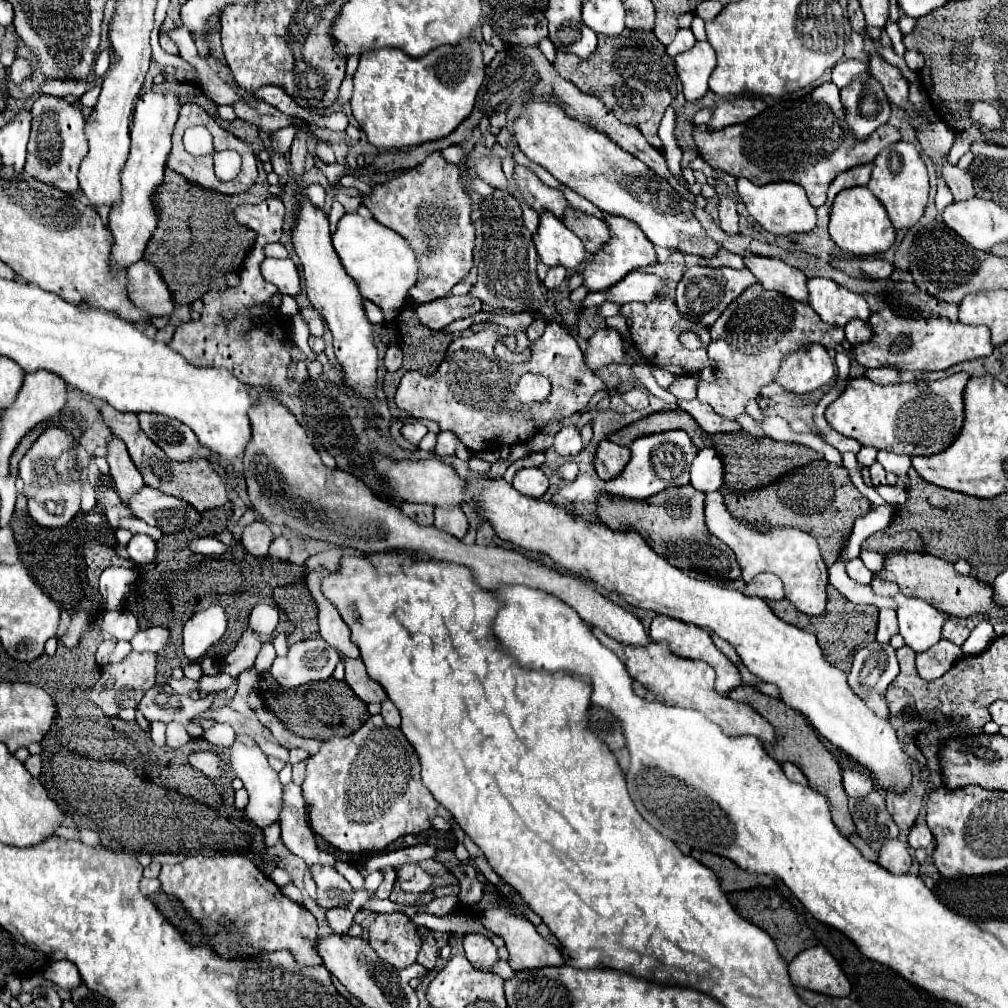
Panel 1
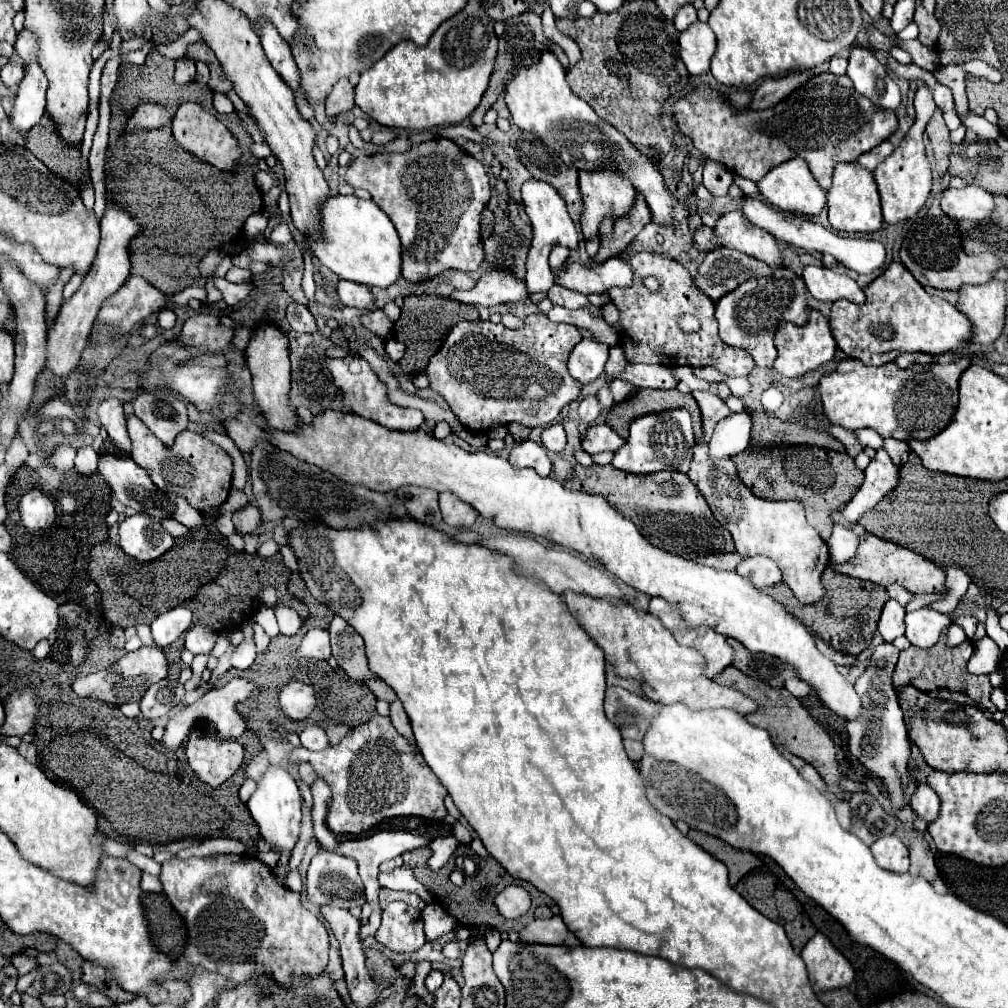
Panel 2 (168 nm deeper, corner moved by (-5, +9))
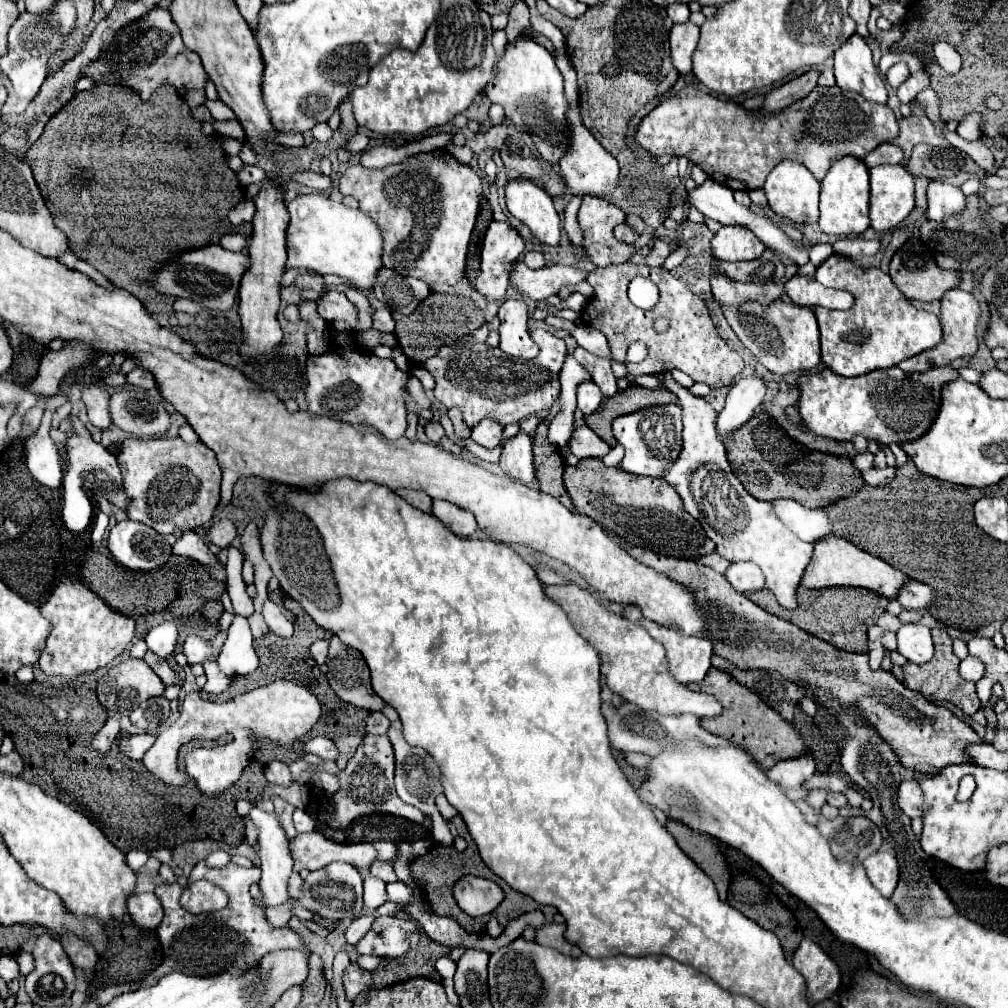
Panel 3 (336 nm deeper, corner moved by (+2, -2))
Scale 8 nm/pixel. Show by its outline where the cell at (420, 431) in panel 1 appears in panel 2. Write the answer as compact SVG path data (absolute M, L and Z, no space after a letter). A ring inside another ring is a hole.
M345 356L345 358L327 358L327 366L333 374L335 384L341 388L343 392L343 402L359 416L369 418L379 422L381 426L393 428L393 430L403 430L403 432L411 432L411 430L419 430L421 424L425 422L425 416L421 410L413 410L413 408L399 408L395 404L389 402L387 398L387 388L383 382L379 382L379 378L375 376L375 372L369 368L369 364L359 358L359 356Z

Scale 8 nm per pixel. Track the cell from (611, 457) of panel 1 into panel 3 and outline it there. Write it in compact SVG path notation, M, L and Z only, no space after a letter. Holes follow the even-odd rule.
M586 425L574 429L568 447L570 447L570 451L572 451L578 459L604 457L604 455L610 451L608 443L604 443L604 441L602 441L590 427L586 427Z

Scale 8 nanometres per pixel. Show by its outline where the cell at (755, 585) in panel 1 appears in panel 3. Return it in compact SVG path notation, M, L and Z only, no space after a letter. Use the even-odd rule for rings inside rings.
M732 563L724 577L732 583L732 587L740 593L752 593L764 587L764 575L758 565L754 563Z

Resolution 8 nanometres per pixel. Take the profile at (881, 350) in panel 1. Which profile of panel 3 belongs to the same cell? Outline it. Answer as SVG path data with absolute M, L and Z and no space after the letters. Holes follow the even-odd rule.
M830 255L818 269L816 279L834 289L846 289L854 295L854 305L848 311L830 311L816 307L820 325L822 363L836 375L856 377L874 369L886 369L900 361L914 357L926 349L936 347L942 339L942 327L934 313L918 311L892 283L890 275L876 267L858 267L852 259Z

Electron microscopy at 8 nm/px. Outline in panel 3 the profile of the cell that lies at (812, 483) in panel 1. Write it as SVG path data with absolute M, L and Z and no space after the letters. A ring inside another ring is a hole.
M766 411L756 413L740 431L728 435L724 445L732 473L740 479L744 489L760 501L784 497L794 499L804 507L820 509L864 487L862 473L852 465L850 457L836 457L804 447L784 433L784 429Z

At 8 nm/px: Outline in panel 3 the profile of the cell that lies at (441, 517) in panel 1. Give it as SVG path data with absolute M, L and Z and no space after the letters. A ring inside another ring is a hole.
M436 499L436 501L432 503L432 513L434 513L448 529L452 529L452 531L454 531L456 535L460 535L460 537L470 537L470 535L478 529L476 519L474 519L472 513L468 513L468 511L456 507L456 505L452 505L452 503L448 503L448 501Z

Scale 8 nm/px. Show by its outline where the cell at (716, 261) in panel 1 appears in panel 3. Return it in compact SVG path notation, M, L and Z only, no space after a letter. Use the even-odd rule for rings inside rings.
M656 239L654 247L650 249L650 253L646 255L646 265L650 267L662 267L664 259L670 255L670 241L664 239Z

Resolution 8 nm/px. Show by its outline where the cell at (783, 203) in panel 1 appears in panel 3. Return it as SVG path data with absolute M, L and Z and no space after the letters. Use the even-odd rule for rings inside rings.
M780 161L772 173L768 175L766 183L764 183L764 191L768 197L768 205L770 209L780 215L780 217L788 217L794 223L814 223L818 221L818 193L820 193L820 183L816 181L816 177L812 177L812 173L802 165L802 163L794 163L794 161Z

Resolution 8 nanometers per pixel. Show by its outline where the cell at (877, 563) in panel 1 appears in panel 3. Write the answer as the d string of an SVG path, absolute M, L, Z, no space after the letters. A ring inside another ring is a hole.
M774 499L774 513L784 525L796 533L802 541L816 541L820 537L830 535L830 519L824 511L802 507L792 499Z

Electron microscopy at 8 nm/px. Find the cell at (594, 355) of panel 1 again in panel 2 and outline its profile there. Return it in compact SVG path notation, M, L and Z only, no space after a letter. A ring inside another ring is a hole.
M585 338L573 348L569 356L567 362L569 374L585 386L605 370L607 356L609 356L607 344L599 342L597 338Z

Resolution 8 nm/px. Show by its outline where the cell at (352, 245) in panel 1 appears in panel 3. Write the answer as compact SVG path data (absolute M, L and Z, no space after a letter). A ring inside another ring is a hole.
M298 195L288 203L288 267L314 271L320 275L340 275L366 291L374 287L376 273L382 267L382 237L376 223L360 209L344 207L326 195Z

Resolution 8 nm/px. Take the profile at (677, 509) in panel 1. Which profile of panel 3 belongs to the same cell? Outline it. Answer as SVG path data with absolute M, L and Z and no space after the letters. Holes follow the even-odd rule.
M582 459L578 465L566 465L564 471L564 485L568 489L568 495L572 497L572 503L576 505L578 513L584 513L592 517L594 521L608 527L612 533L624 537L628 543L638 543L642 547L654 547L658 553L680 557L680 559L698 559L702 555L708 555L714 551L714 543L706 537L700 523L688 515L688 511L682 505L680 495L668 485L666 479L658 477L640 477L626 471L620 471L620 467L606 467L602 459Z

